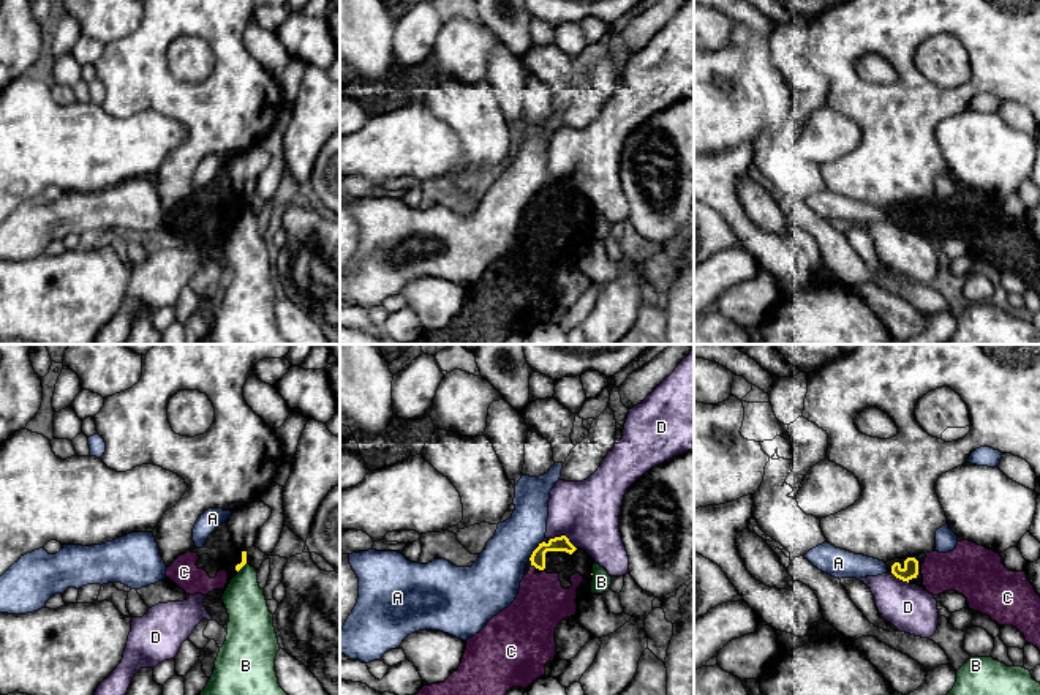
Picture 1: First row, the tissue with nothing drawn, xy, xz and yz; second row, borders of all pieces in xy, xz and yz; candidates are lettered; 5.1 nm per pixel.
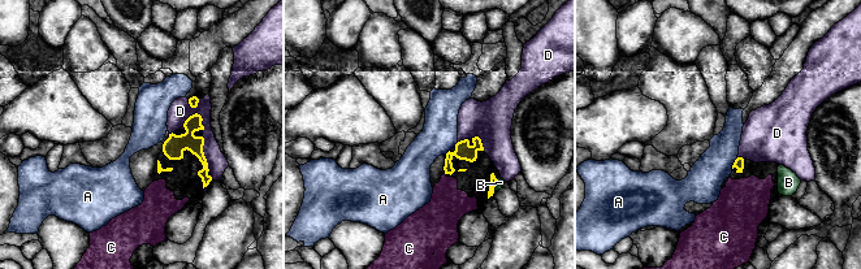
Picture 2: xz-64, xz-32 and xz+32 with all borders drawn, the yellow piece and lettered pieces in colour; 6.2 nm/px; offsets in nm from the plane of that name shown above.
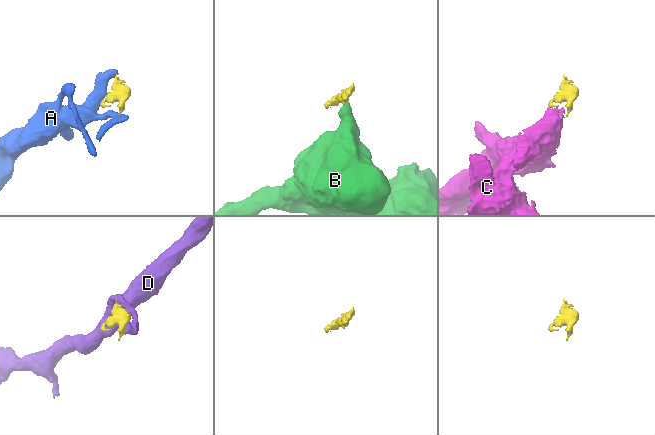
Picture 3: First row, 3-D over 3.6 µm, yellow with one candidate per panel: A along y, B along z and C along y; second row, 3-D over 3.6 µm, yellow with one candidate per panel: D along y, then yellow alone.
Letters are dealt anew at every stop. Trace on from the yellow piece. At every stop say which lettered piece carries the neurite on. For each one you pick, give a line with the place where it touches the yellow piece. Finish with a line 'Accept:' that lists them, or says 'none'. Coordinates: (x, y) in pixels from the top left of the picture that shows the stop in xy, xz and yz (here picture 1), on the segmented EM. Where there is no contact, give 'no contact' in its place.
C: meets yellow in xz at (535, 566)
Accept: C

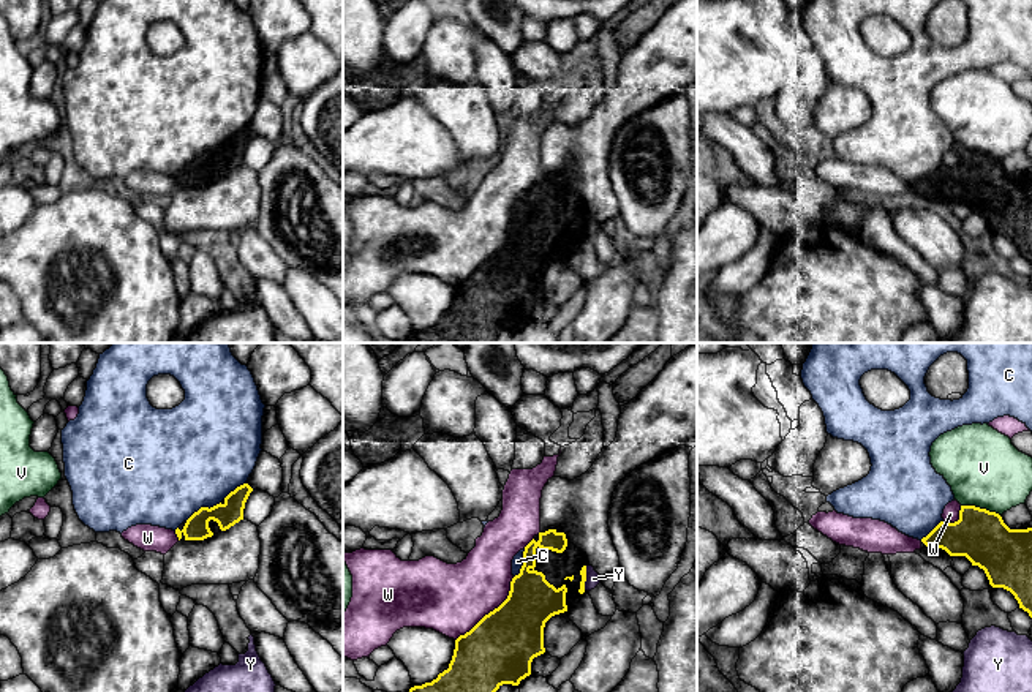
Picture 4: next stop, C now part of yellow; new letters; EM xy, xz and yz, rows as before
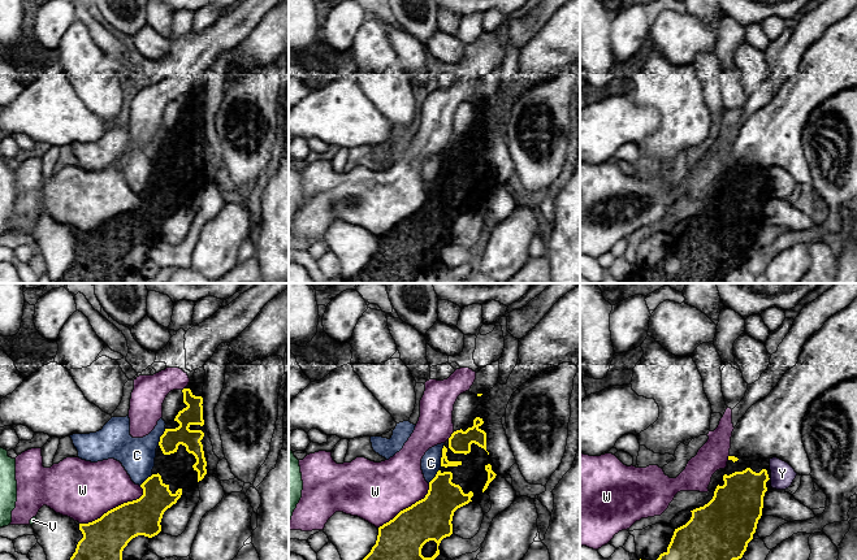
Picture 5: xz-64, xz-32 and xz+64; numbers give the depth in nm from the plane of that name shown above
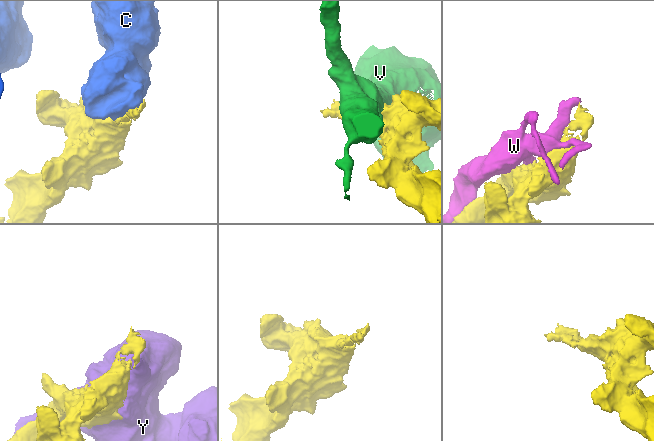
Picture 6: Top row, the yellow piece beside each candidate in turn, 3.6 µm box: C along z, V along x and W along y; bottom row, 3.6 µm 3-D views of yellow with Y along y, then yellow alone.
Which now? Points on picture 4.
Accept: none

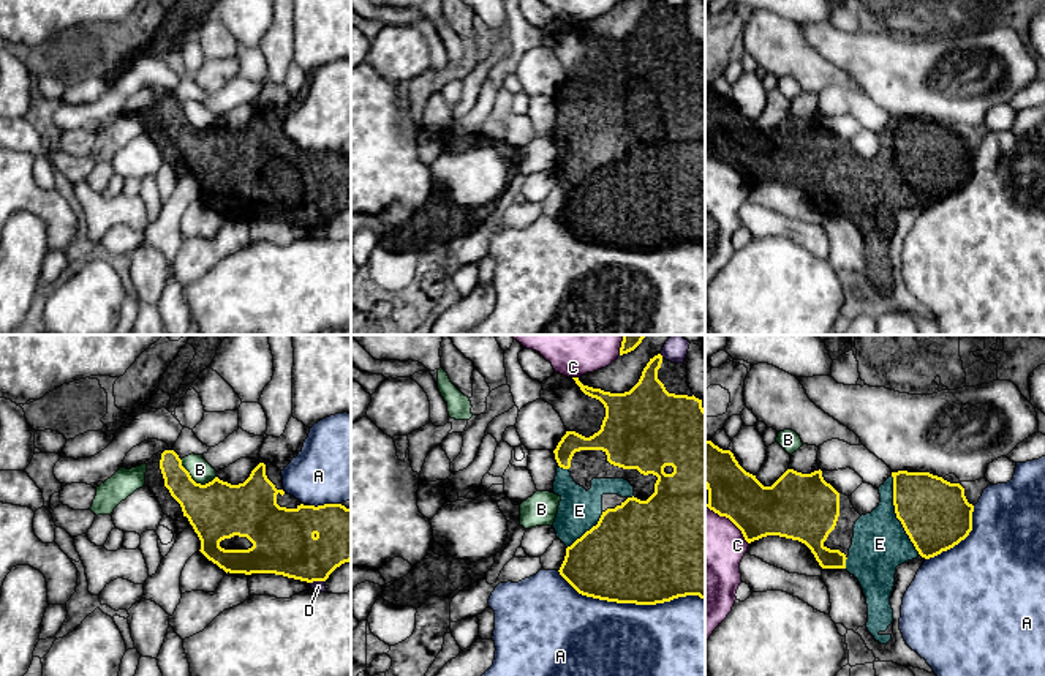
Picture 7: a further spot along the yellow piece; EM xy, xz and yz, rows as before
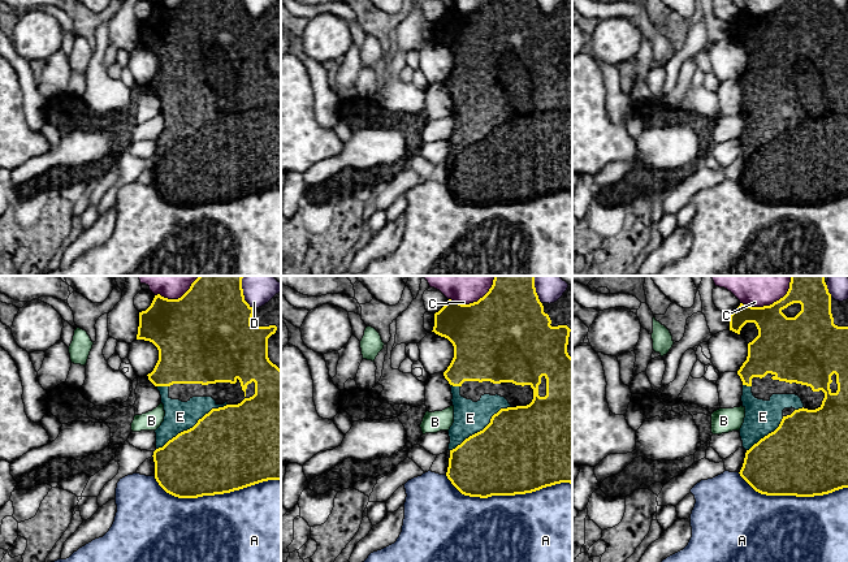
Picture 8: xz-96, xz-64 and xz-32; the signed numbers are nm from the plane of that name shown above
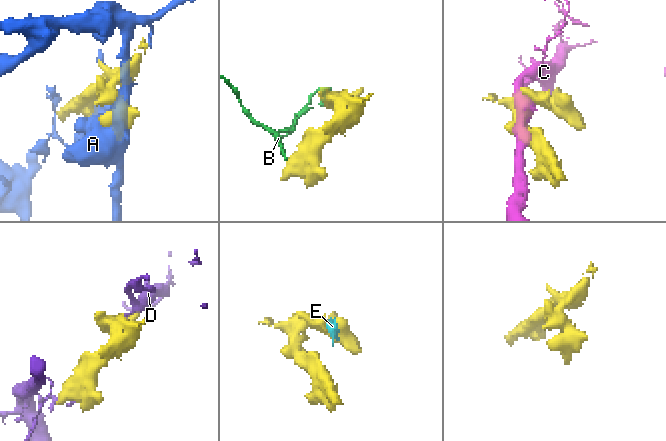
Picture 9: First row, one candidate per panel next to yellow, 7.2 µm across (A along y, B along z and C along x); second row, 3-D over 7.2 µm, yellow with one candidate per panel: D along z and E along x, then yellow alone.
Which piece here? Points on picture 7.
E: meets yellow in yz at (897, 515)
Accept: E

